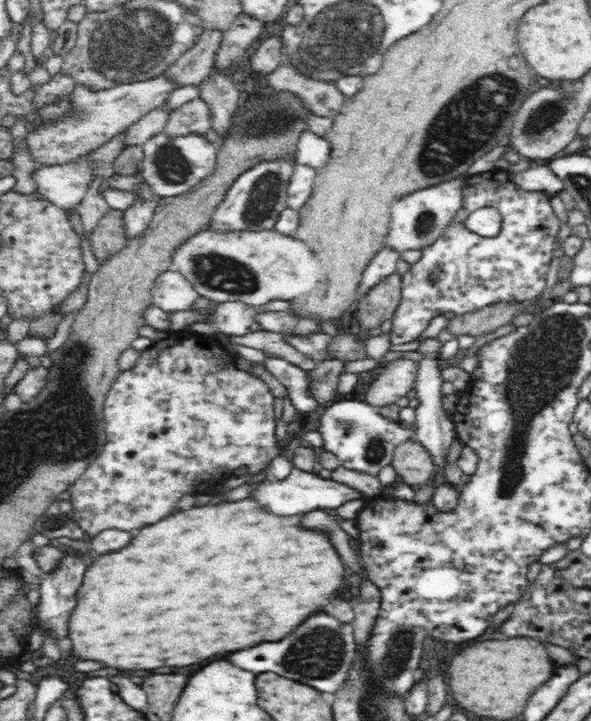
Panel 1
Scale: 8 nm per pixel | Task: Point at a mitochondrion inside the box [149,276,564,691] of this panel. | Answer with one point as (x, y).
(320, 651)

